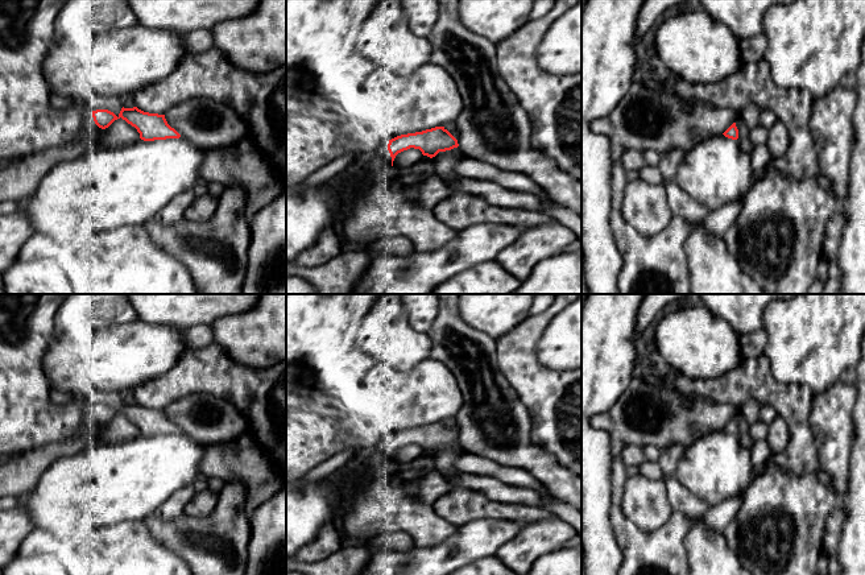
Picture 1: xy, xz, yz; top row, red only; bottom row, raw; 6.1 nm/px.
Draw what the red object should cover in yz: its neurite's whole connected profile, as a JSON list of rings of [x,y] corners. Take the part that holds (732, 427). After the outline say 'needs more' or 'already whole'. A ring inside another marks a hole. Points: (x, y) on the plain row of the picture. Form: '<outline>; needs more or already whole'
[[[738,413],[723,430],[728,434],[736,435],[738,442],[746,447],[752,448],[753,440],[749,435],[750,425],[745,421],[741,413]]]; needs more

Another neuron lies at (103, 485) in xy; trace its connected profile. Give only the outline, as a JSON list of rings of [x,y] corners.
[[[189,435],[144,437],[119,444],[92,446],[55,460],[21,499],[34,529],[69,535],[80,529],[133,524],[154,514],[169,497],[202,473],[206,446]]]

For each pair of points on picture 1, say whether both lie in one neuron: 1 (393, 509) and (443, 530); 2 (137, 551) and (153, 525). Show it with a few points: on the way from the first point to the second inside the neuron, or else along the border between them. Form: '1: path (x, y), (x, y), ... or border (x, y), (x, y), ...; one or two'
1: path (405, 513), (417, 518), (427, 529), (431, 529); one
2: border (143, 520), (149, 532), (173, 551); two

